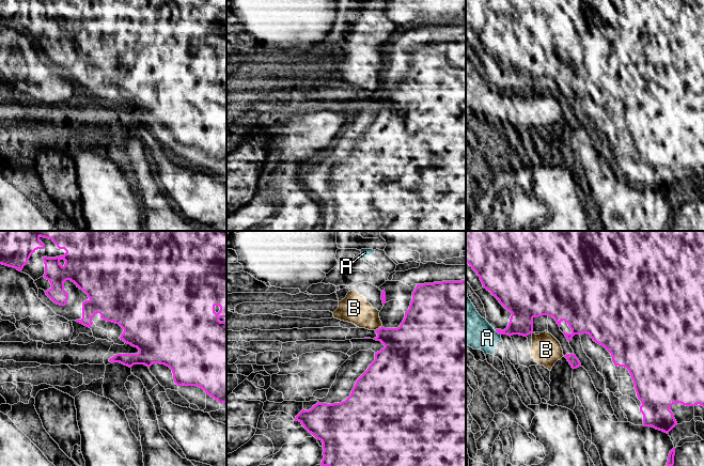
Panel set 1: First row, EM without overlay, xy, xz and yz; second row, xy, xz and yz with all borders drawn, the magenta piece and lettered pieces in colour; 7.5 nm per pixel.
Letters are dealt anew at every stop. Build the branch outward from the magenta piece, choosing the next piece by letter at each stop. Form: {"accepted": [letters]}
{"accepted": []}

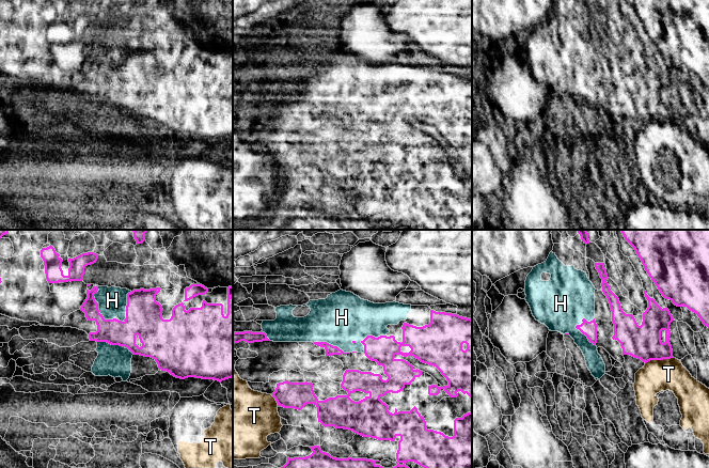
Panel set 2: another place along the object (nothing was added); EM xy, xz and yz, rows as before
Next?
{"accepted": ["H"]}

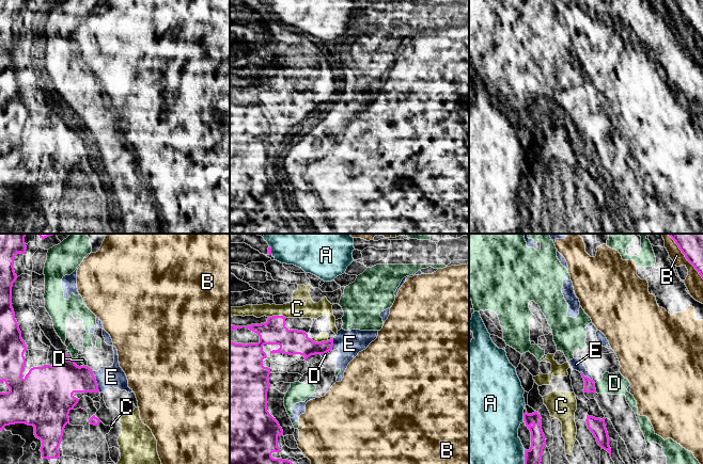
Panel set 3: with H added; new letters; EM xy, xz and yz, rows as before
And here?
{"accepted": []}

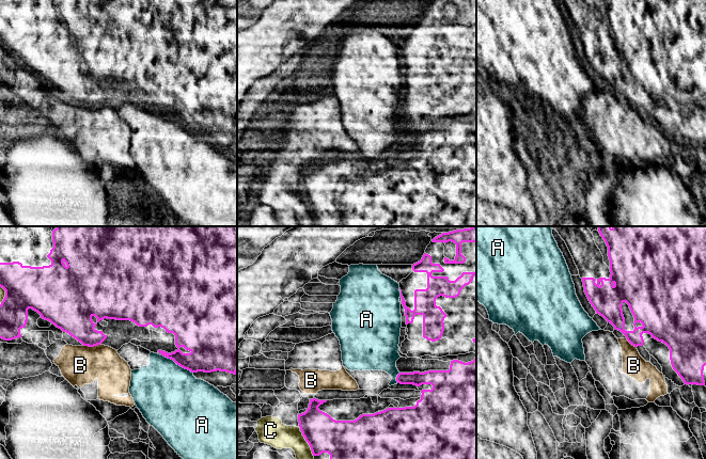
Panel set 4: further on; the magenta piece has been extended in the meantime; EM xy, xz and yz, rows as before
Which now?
{"accepted": []}

